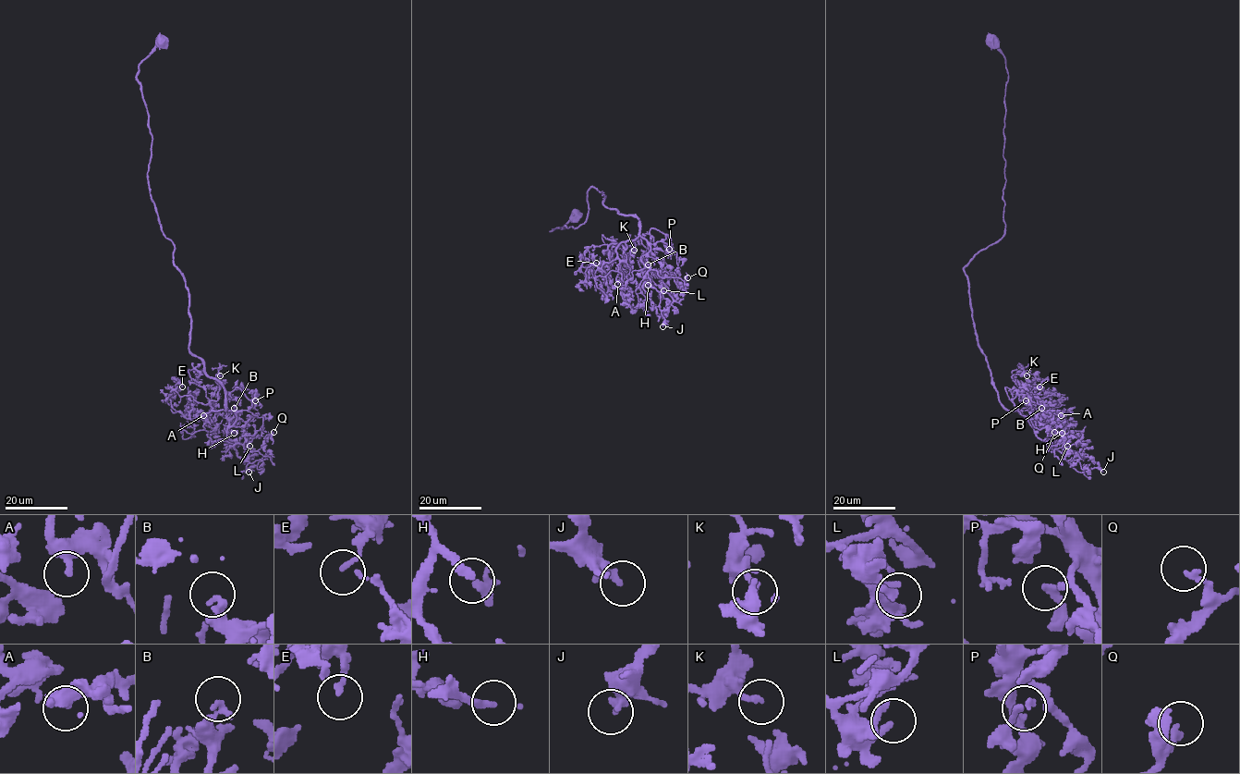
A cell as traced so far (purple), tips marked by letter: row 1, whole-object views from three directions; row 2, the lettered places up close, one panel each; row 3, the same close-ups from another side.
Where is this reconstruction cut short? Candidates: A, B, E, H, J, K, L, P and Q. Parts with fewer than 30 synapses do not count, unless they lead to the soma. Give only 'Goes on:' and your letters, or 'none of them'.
Goes on: H

